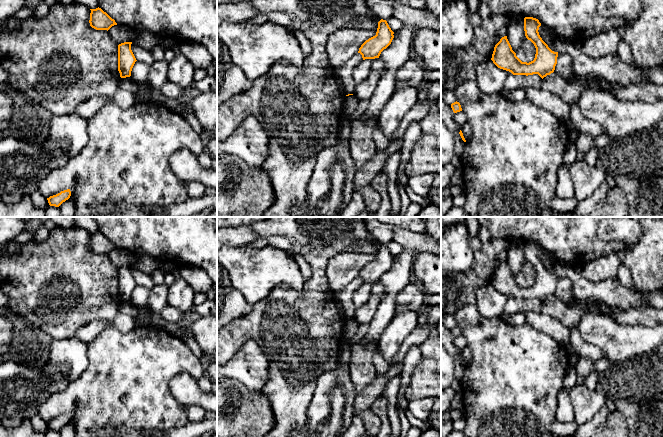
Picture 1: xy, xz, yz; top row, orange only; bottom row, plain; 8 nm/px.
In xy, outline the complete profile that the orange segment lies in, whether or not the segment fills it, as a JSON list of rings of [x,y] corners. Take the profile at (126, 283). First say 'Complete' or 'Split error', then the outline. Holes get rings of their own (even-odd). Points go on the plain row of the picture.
Complete. [[[124,266],[118,269],[118,295],[121,302],[131,300],[132,292],[137,285],[132,274],[132,266]]]

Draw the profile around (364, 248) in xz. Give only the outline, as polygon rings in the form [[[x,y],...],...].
[[[356,243],[353,245],[352,252],[361,254],[377,254],[378,247],[371,243]]]

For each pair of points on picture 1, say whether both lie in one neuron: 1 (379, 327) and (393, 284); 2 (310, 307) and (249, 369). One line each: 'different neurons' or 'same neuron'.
1: same neuron
2: different neurons

